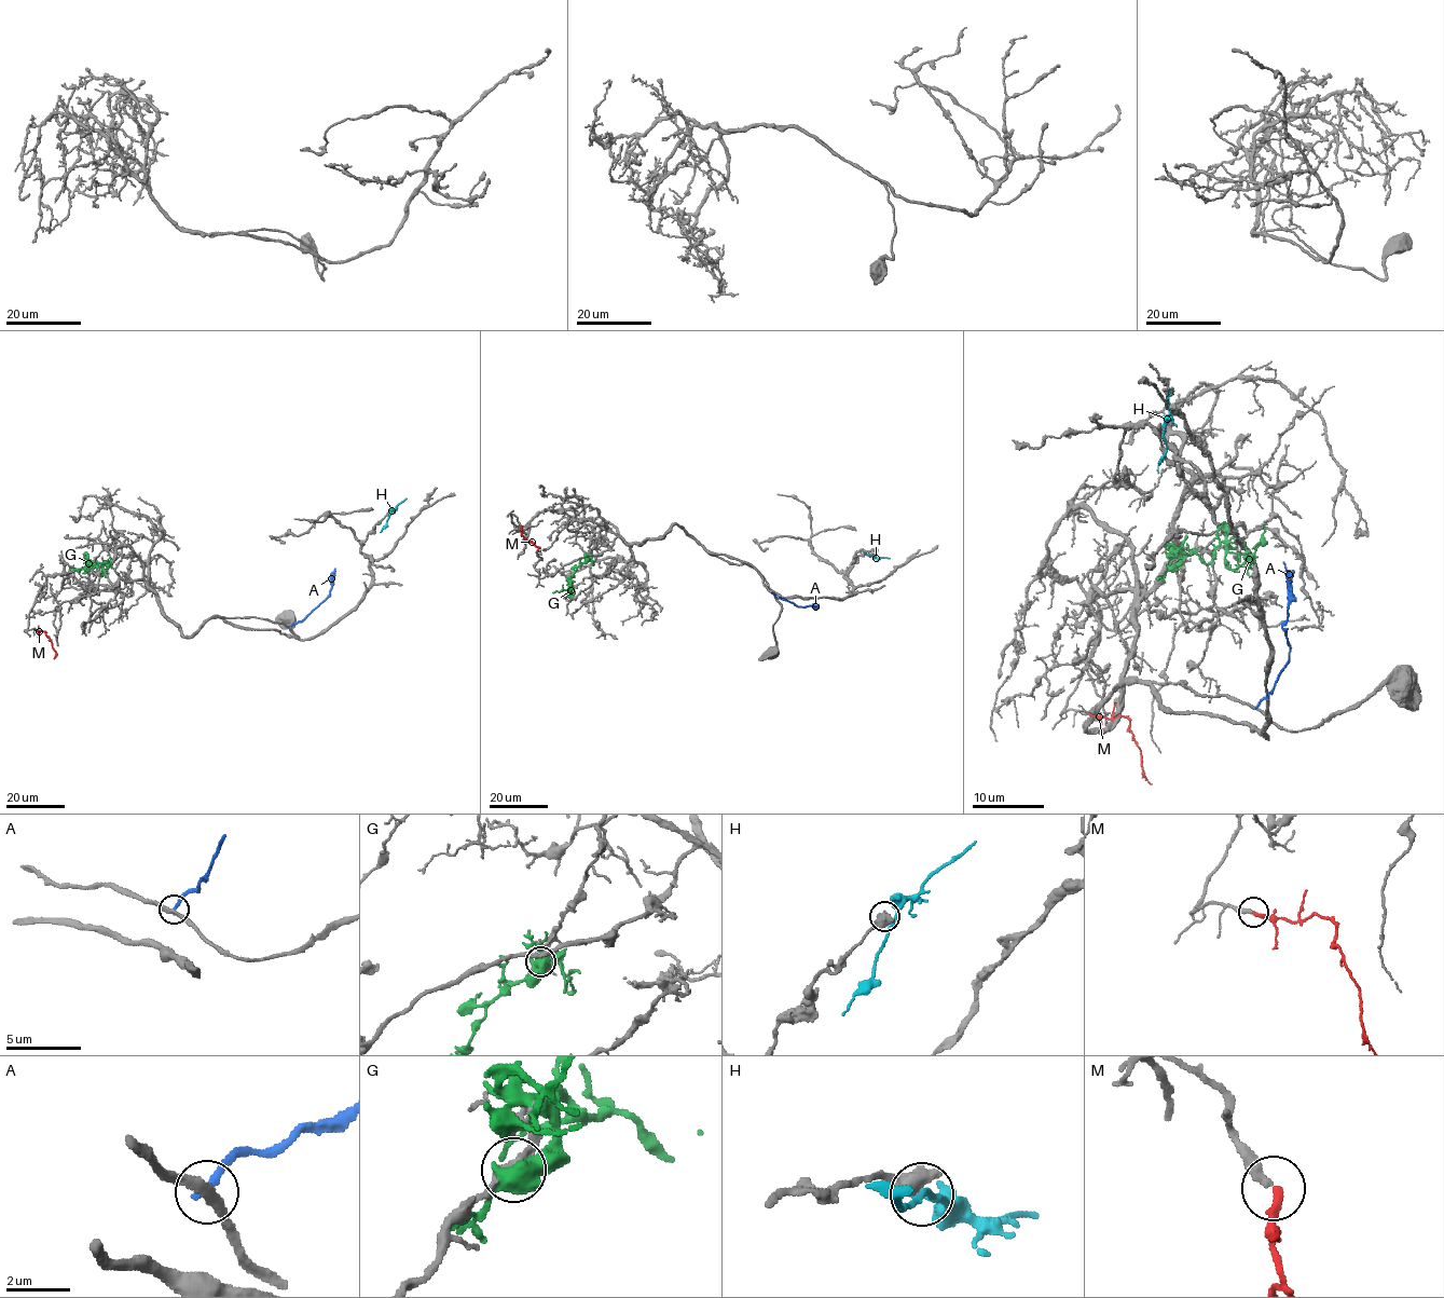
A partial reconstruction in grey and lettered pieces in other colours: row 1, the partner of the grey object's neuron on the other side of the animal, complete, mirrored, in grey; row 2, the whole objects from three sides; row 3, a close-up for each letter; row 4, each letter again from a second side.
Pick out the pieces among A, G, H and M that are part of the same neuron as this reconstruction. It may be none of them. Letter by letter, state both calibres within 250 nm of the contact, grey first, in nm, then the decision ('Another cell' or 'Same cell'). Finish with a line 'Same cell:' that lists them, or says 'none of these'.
A: Thickness 240 nm (grey) against 240 nm. Another cell
G: Thickness 130 nm (grey) against 650 nm. Another cell
H: Thickness 600 nm (grey) against 150 nm. Another cell
M: Thickness 320 nm (grey) against 280 nm. Same cell
Same cell: M

